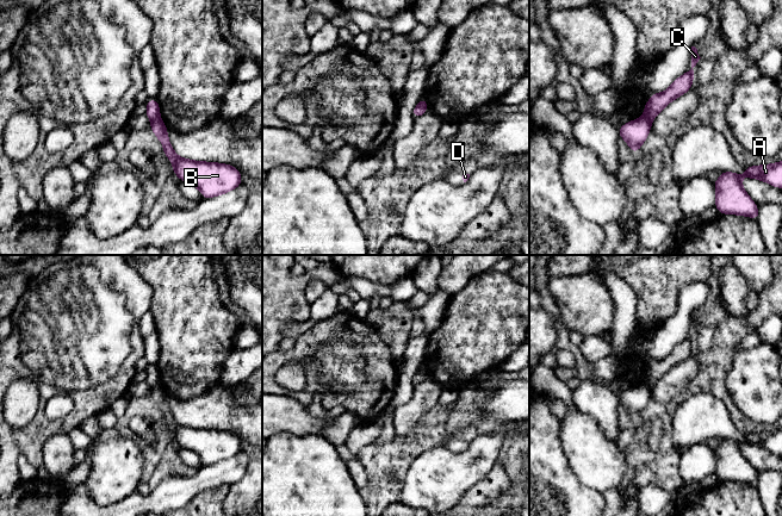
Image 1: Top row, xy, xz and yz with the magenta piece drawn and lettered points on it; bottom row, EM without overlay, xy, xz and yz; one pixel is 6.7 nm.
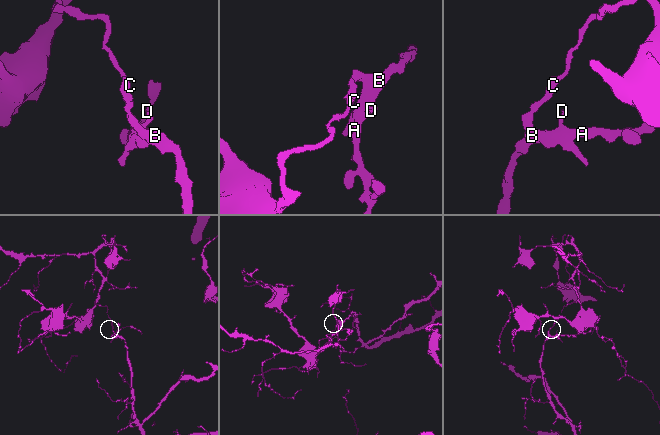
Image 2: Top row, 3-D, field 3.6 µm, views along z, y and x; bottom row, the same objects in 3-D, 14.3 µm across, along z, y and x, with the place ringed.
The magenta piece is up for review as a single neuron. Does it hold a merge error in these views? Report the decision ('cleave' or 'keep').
cleave

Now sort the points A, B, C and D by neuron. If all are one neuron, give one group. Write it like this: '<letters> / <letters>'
A B D / C

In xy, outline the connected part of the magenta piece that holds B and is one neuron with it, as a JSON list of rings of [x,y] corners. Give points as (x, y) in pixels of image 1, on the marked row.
[[[160,118],[153,120],[150,126],[163,144],[163,154],[172,161],[173,172],[181,181],[198,187],[204,199],[228,193],[242,184],[240,170],[232,166],[178,156],[170,145],[167,128]]]

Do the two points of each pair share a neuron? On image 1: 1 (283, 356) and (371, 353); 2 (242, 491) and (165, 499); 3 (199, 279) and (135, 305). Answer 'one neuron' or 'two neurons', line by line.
1: one neuron
2: two neurons
3: two neurons

